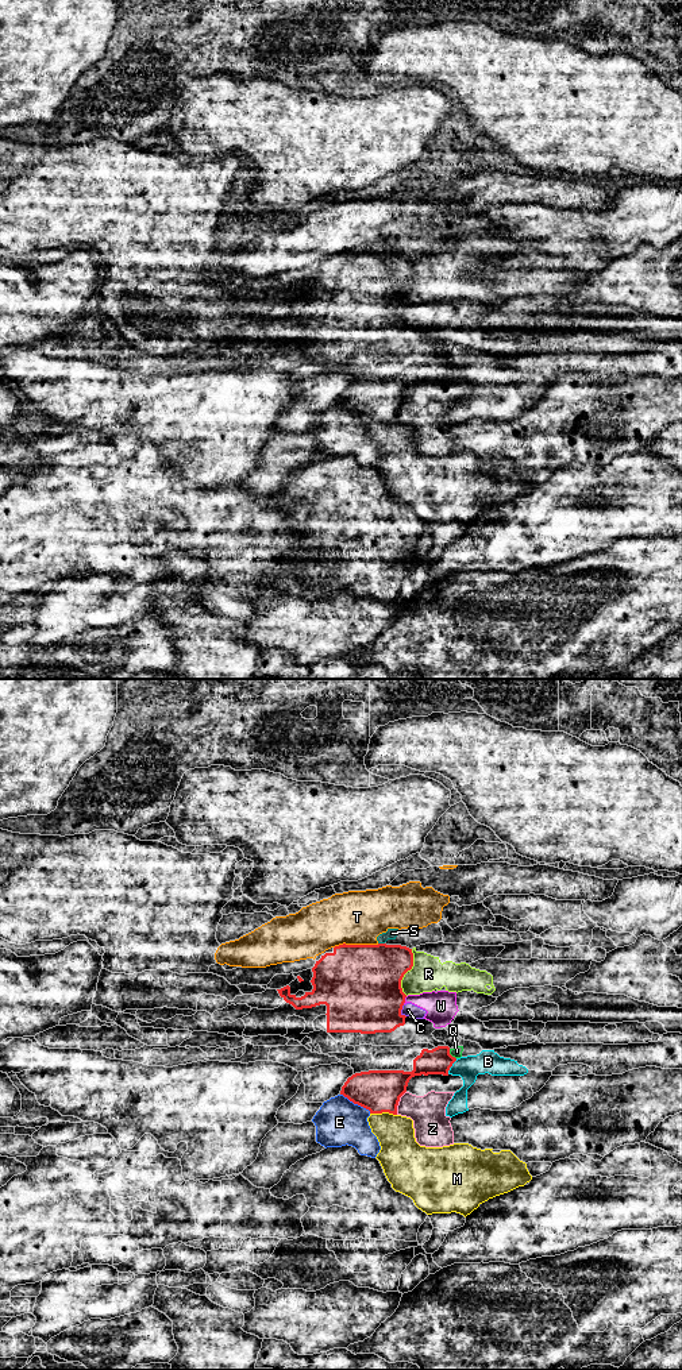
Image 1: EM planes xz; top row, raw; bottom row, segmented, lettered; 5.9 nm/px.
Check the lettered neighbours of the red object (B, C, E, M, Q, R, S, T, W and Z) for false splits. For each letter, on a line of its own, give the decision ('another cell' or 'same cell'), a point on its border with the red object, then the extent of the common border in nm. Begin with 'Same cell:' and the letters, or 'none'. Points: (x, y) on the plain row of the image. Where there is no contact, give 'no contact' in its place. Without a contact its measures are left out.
Same cell: none
B: another cell; contact xz (451, 374); length 110 nm
C: another cell; contact xz (400, 320); length 80 nm
E: another cell; contact xz (355, 412); length 220 nm
M: another cell; contact xz (384, 420); length 160 nm
Q: another cell; contact xz (450, 363); length 80 nm
R: another cell; contact xz (407, 280); length 280 nm
S: another cell; contact xz (381, 253); length 40 nm
T: another cell; contact xz (355, 254); length 280 nm
W: another cell; contact xz (404, 309); length 50 nm
Z: another cell; contact xz (397, 412); length 160 nm

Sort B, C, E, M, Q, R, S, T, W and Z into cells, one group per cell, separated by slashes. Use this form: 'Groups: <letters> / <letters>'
Groups: B Q / C R W / E / M / S T / Z

